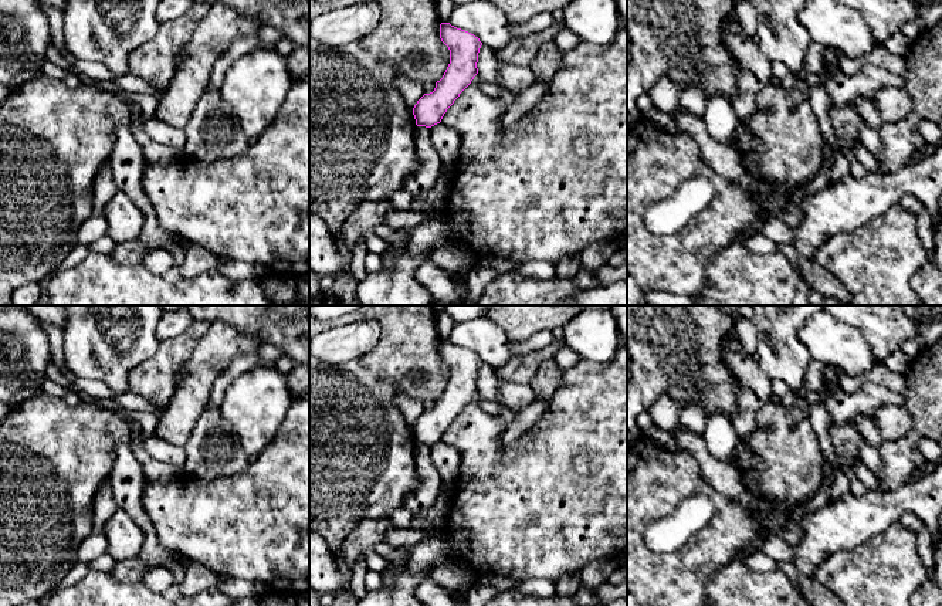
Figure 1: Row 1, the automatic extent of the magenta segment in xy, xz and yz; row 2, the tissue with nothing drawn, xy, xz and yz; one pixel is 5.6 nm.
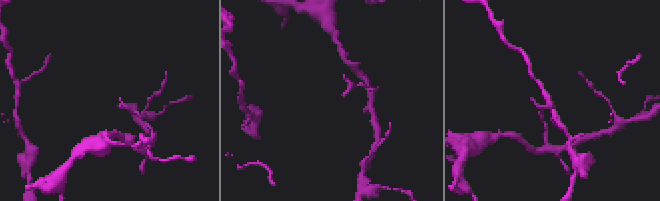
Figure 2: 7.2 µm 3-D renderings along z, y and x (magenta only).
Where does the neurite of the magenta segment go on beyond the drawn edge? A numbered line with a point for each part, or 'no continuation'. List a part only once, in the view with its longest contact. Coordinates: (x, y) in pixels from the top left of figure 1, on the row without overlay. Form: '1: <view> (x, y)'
no continuation

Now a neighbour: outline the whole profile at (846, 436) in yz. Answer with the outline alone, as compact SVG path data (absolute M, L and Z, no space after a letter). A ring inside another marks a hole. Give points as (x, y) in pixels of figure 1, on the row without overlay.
M854 419L840 424L830 422L829 431L836 448L840 451L840 460L844 465L850 465L860 460L860 444L863 437Z

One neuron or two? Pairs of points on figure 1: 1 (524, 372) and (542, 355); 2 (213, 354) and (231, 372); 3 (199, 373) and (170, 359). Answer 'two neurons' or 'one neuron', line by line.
1: one neuron
2: two neurons
3: two neurons

